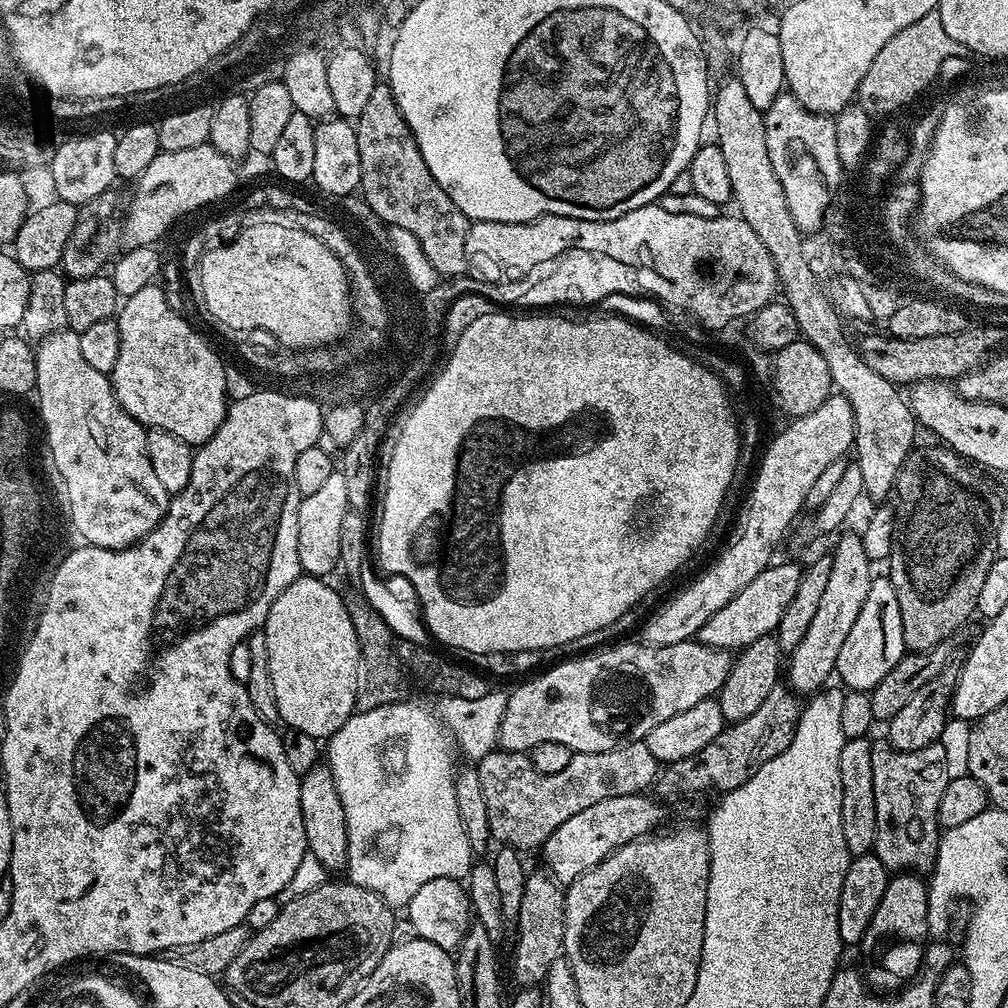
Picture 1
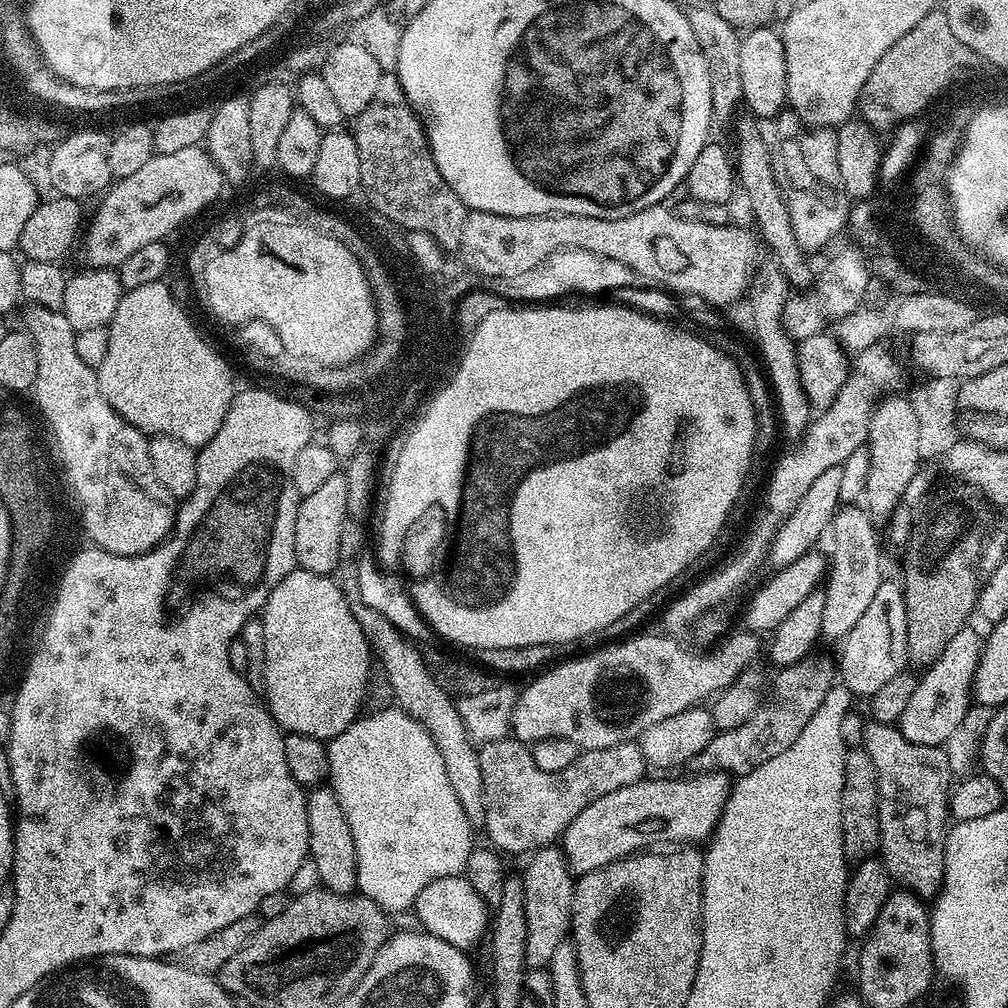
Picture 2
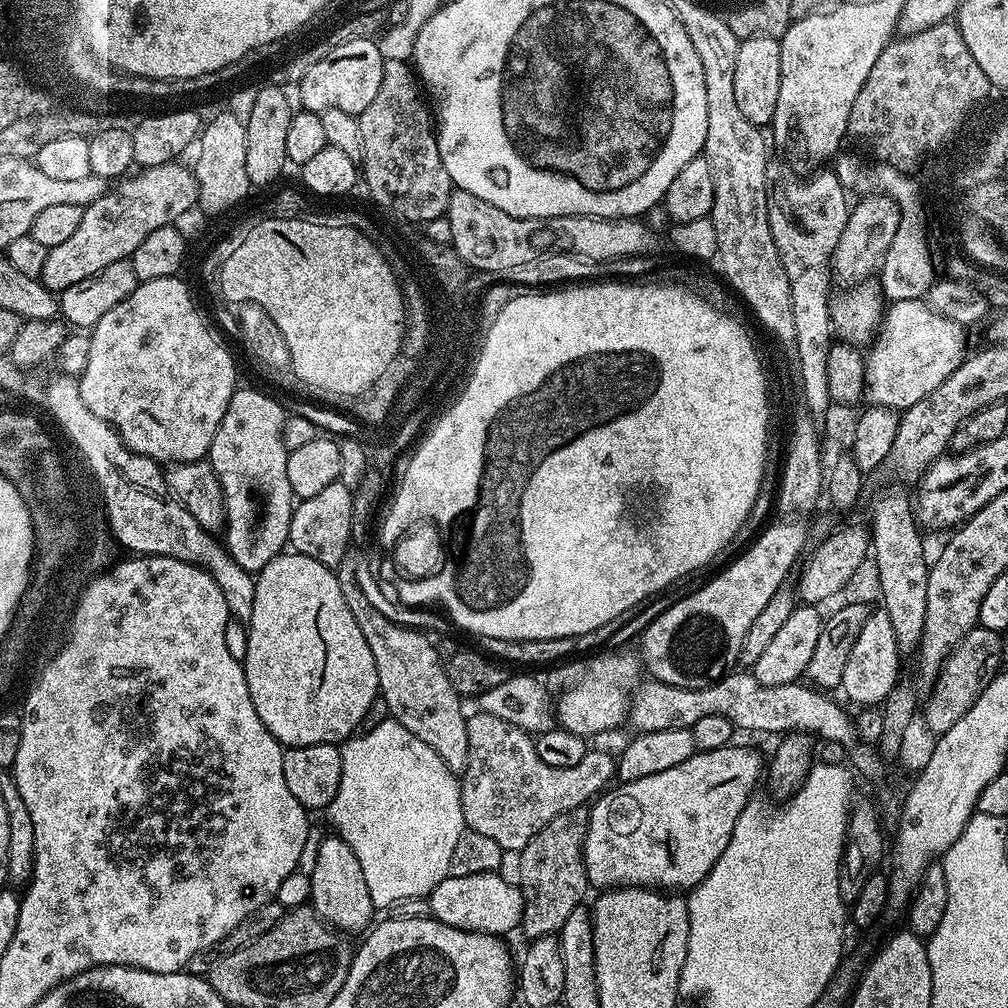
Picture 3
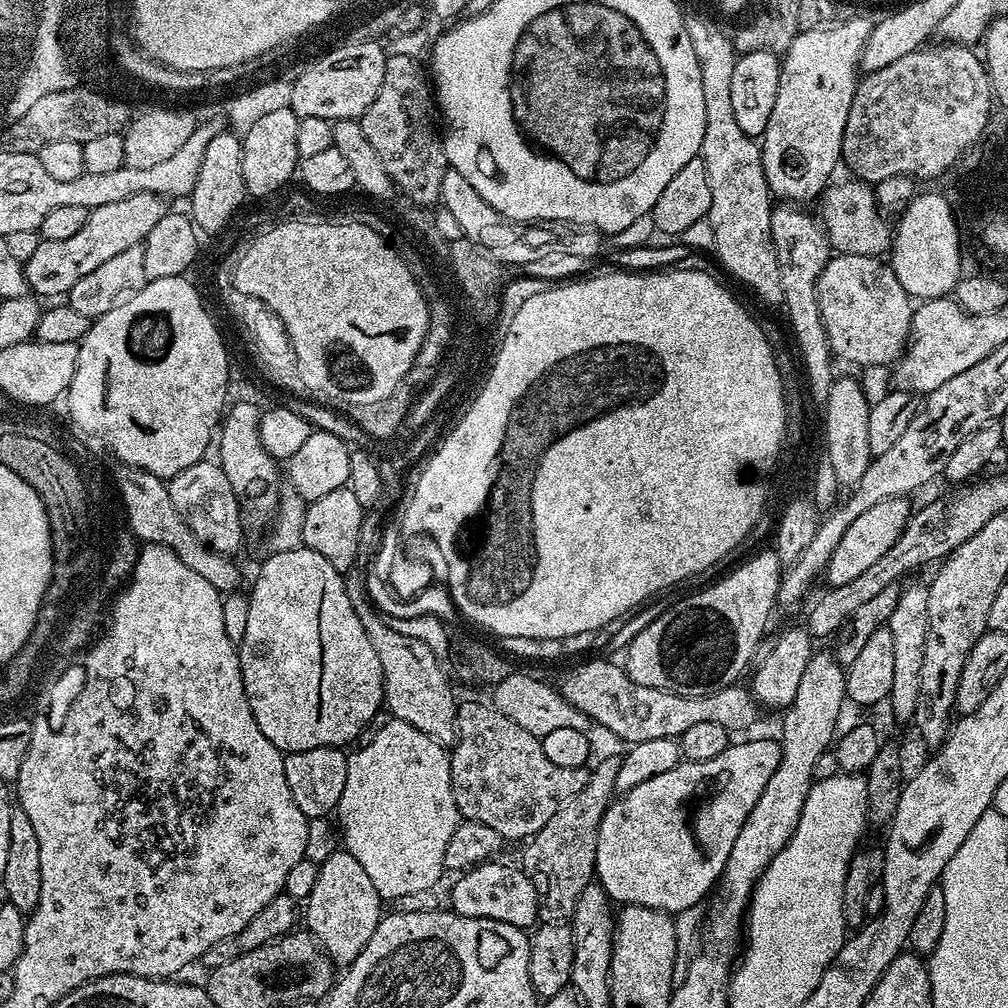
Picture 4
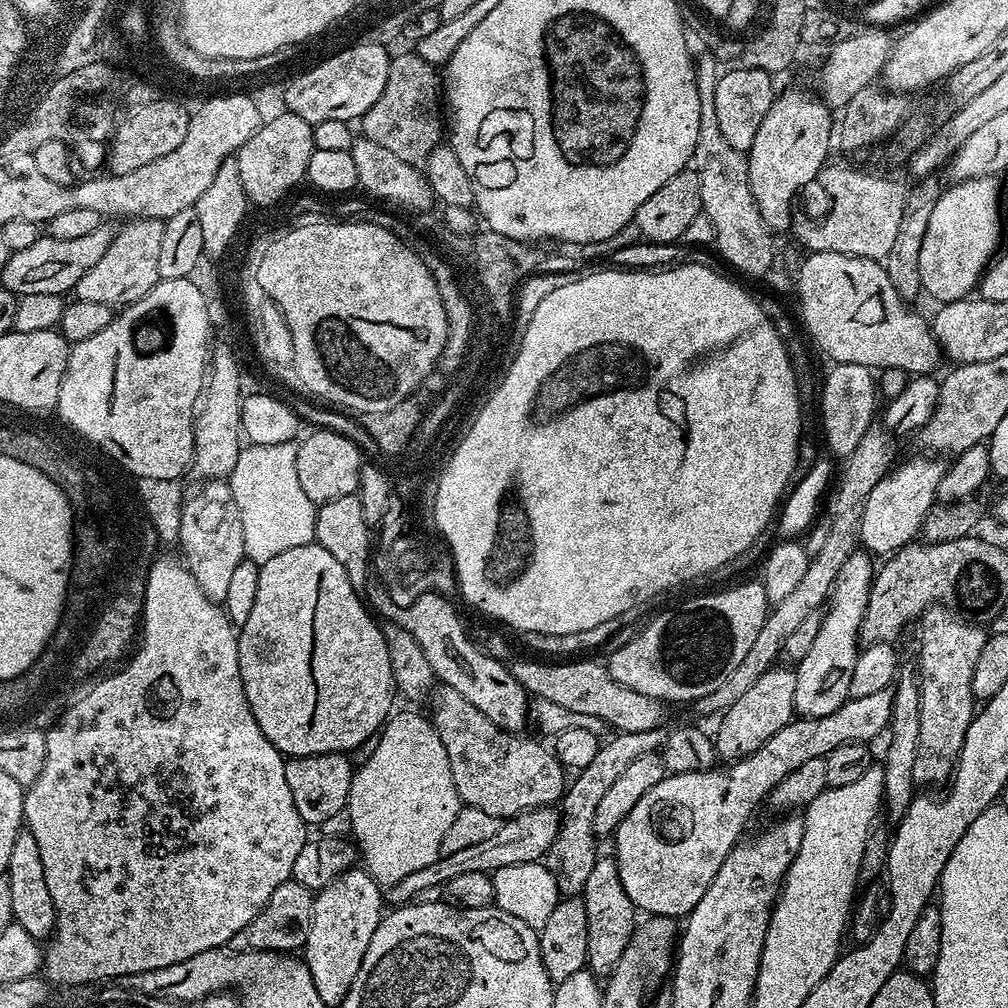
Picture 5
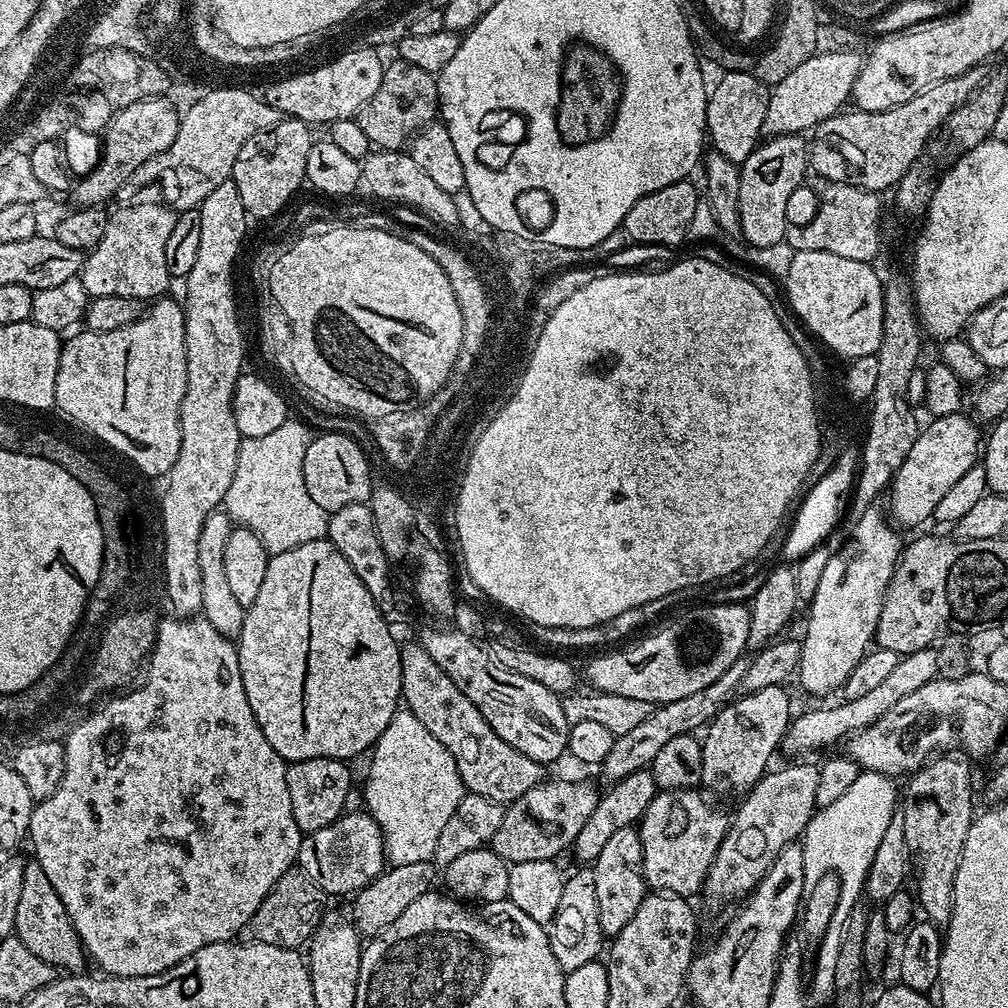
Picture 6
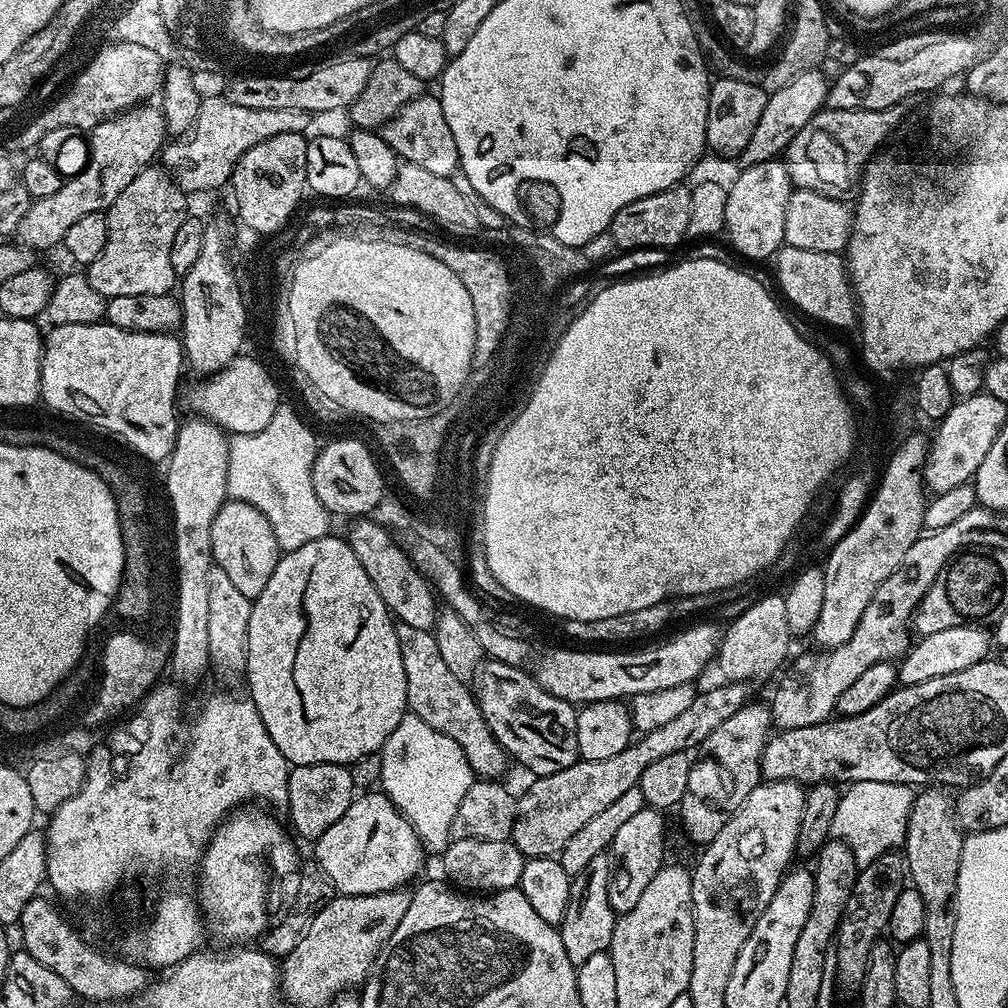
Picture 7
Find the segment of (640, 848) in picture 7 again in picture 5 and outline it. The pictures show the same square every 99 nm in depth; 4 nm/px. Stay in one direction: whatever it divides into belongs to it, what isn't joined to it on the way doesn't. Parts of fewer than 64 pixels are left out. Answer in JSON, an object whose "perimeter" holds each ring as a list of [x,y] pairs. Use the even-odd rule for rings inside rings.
{"perimeter":[[[601,855],[594,862],[594,870],[590,870],[590,878],[586,878],[582,899],[586,906],[588,931],[586,967],[598,978],[607,978],[618,966],[618,958],[622,958],[622,950],[626,950],[630,938],[638,927],[638,919],[636,920],[638,909],[634,906],[634,902],[630,902],[630,894],[626,894],[626,890],[622,888],[622,878],[616,869],[616,861],[611,855]]]}

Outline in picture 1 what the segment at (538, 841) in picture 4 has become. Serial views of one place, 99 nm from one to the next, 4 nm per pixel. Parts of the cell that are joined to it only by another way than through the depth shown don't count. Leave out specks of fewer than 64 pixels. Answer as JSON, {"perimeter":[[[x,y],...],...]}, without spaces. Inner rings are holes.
{"perimeter":[[[529,875],[525,882],[525,893],[522,896],[521,908],[514,915],[514,921],[516,921],[516,928],[514,924],[514,932],[517,932],[516,936],[516,953],[512,956],[512,976],[520,983],[520,986],[536,986],[544,981],[548,977],[548,971],[550,966],[554,966],[554,962],[561,959],[564,950],[564,894],[565,889],[561,885],[557,884],[554,880],[550,879],[547,875],[534,876]]]}

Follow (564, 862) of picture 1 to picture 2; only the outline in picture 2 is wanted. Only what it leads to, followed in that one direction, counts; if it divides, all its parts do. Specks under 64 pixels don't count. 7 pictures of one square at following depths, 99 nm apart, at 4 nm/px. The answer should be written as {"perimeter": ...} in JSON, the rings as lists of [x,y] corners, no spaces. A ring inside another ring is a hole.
{"perimeter":[[[707,770],[708,772],[700,772],[697,776],[680,776],[677,780],[651,780],[645,778],[639,780],[636,784],[627,784],[624,788],[614,790],[614,794],[606,794],[606,798],[598,798],[598,802],[590,802],[590,806],[586,806],[586,810],[582,810],[582,814],[578,814],[578,818],[574,818],[574,822],[570,822],[570,826],[566,829],[562,837],[562,851],[564,857],[568,859],[568,866],[573,873],[583,874],[585,872],[593,872],[599,868],[605,868],[607,864],[613,864],[616,860],[624,860],[628,856],[644,854],[649,851],[651,844],[674,844],[670,846],[694,846],[690,844],[703,845],[715,833],[717,825],[720,822],[720,816],[724,813],[724,807],[728,802],[728,796],[732,793],[732,784],[730,783],[729,773],[721,770]]]}

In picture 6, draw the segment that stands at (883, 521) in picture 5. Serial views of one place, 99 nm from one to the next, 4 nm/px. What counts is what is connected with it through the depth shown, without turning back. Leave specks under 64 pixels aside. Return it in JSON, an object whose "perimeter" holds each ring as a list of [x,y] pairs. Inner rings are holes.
{"perimeter":[[[959,411],[937,416],[929,419],[928,425],[925,423],[921,427],[914,446],[893,477],[886,496],[887,511],[897,525],[905,524],[908,528],[916,528],[919,524],[929,523],[934,514],[934,506],[938,506],[938,501],[950,491],[950,486],[954,486],[954,482],[958,482],[962,474],[966,474],[966,470],[973,468],[981,459],[981,425],[971,415],[964,415],[963,411]]]}

